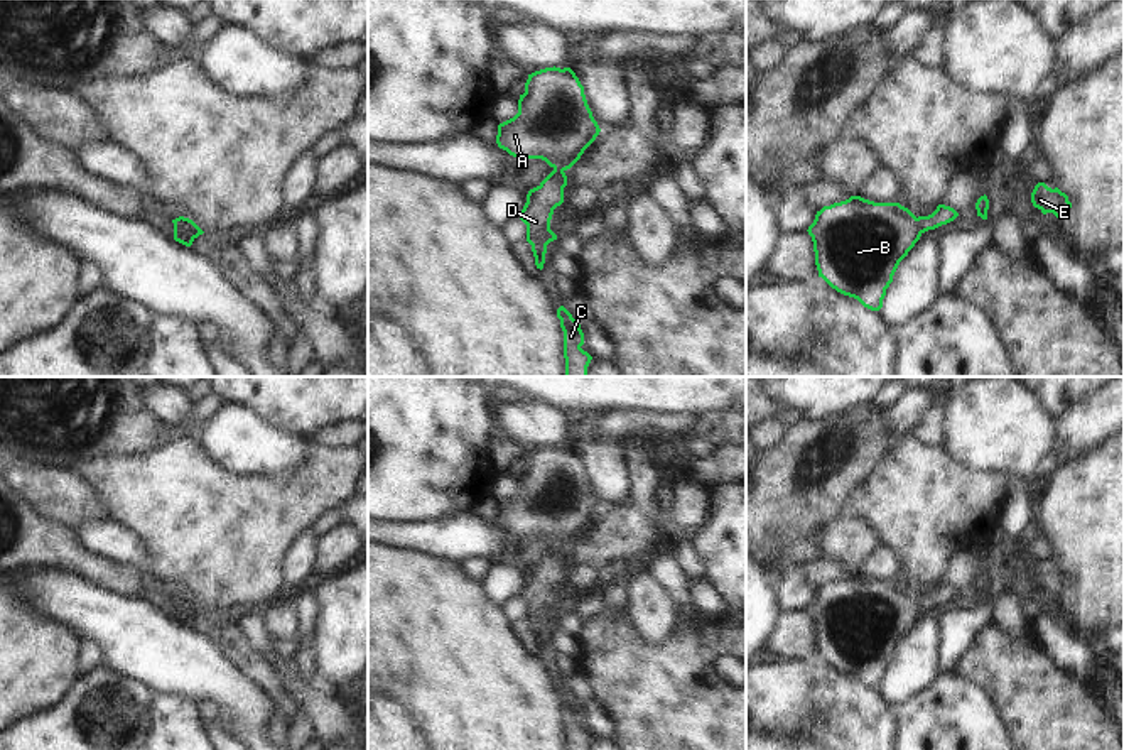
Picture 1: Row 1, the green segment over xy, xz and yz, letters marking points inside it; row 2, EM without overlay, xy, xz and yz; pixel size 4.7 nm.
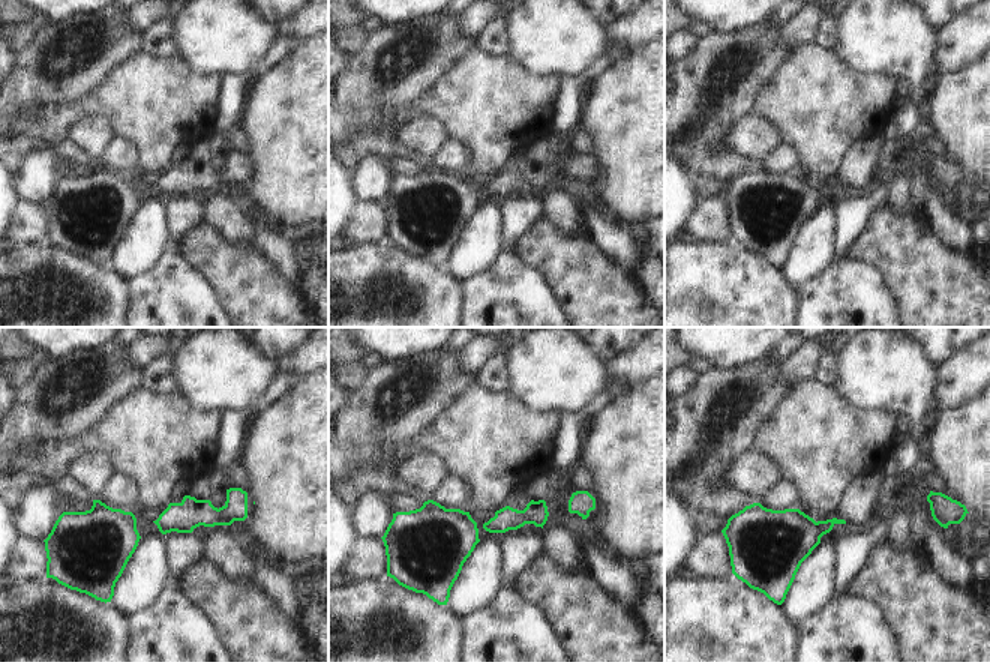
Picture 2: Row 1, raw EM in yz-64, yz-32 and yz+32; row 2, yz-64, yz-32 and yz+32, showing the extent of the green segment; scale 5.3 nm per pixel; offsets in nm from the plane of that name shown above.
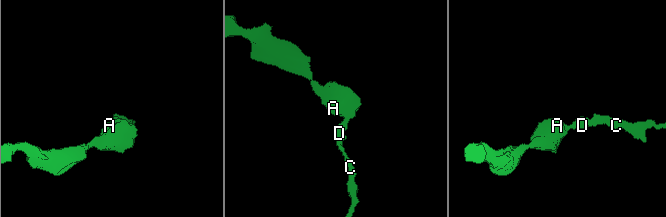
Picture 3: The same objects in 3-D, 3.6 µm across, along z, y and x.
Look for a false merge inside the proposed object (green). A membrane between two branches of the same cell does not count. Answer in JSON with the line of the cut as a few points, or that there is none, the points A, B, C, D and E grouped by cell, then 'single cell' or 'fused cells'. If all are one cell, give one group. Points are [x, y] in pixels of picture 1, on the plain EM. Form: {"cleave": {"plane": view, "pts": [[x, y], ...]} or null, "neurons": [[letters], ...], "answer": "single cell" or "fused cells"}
{"cleave": null, "neurons": [["A", "B", "C", "D", "E"]], "answer": "single cell"}

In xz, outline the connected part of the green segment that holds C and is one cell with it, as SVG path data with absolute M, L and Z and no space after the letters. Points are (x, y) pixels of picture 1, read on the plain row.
M564 684L557 688L557 696L564 709L565 750L587 750L592 735L581 726L584 723L581 703Z

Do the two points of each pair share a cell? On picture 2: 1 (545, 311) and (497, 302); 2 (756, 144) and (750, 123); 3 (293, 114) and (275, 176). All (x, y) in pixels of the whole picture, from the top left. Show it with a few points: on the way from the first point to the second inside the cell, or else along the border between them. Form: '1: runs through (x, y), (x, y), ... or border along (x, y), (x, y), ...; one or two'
1: runs through (533, 311), (509, 311); one
2: runs through (755, 140), (750, 128); one
3: runs through (293, 129), (293, 158), (290, 161); one

